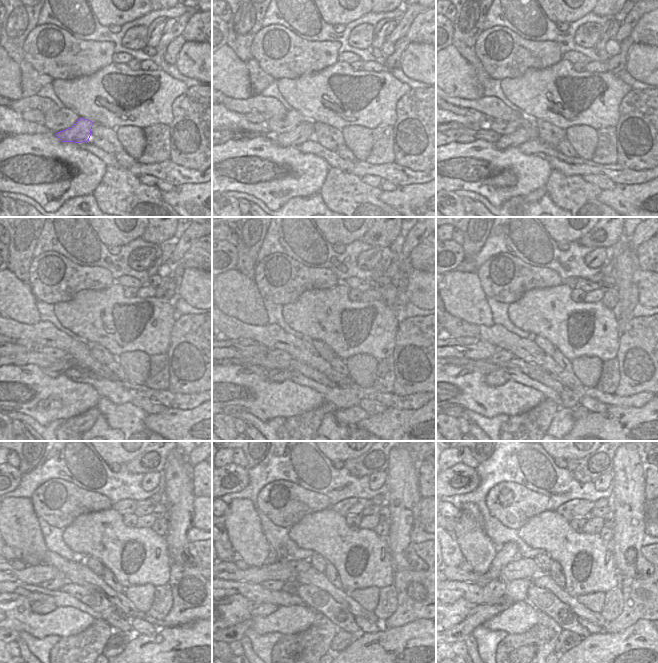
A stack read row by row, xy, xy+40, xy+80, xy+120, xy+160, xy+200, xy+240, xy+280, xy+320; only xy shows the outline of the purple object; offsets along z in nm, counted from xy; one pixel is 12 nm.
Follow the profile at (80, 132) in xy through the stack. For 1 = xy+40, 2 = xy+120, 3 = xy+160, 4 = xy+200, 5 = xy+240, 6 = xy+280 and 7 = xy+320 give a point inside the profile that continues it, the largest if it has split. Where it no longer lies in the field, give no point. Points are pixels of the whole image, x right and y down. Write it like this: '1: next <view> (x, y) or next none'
1: next xy+40 (305, 131)
2: next xy+120 (60, 365)
3: next xy+160 (278, 376)
4: next xy+200 (497, 378)
5: next xy+240 (42, 607)
6: next xy+280 (235, 633)
7: next xy+320 (480, 613)

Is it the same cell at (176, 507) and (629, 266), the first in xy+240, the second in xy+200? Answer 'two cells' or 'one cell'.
one cell

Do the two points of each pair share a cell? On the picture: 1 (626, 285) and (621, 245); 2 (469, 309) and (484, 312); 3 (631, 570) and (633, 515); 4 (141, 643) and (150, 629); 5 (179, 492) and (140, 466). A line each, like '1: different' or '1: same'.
1: same
2: same
3: same
4: different
5: different

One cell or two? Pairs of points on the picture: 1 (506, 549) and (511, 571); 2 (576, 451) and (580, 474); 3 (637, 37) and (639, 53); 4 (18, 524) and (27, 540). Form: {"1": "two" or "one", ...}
{"1": "two", "2": "two", "3": "two", "4": "one"}

